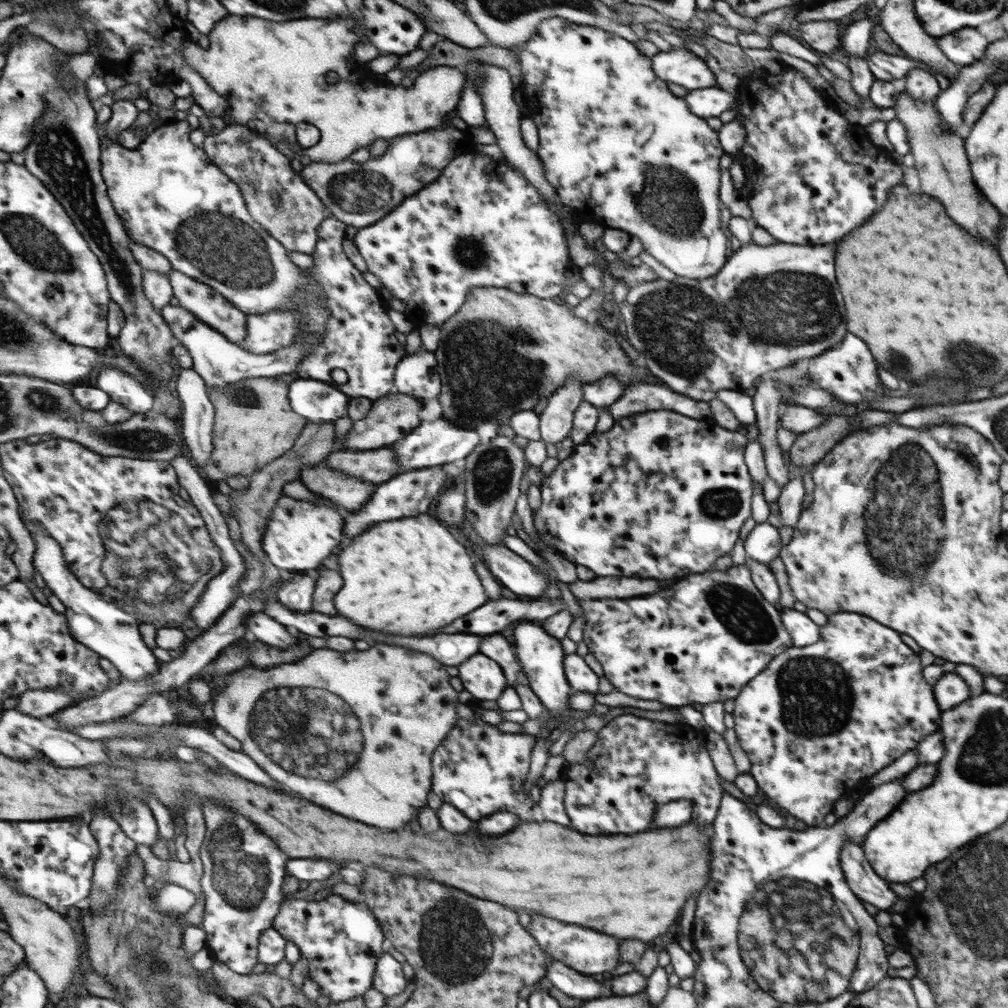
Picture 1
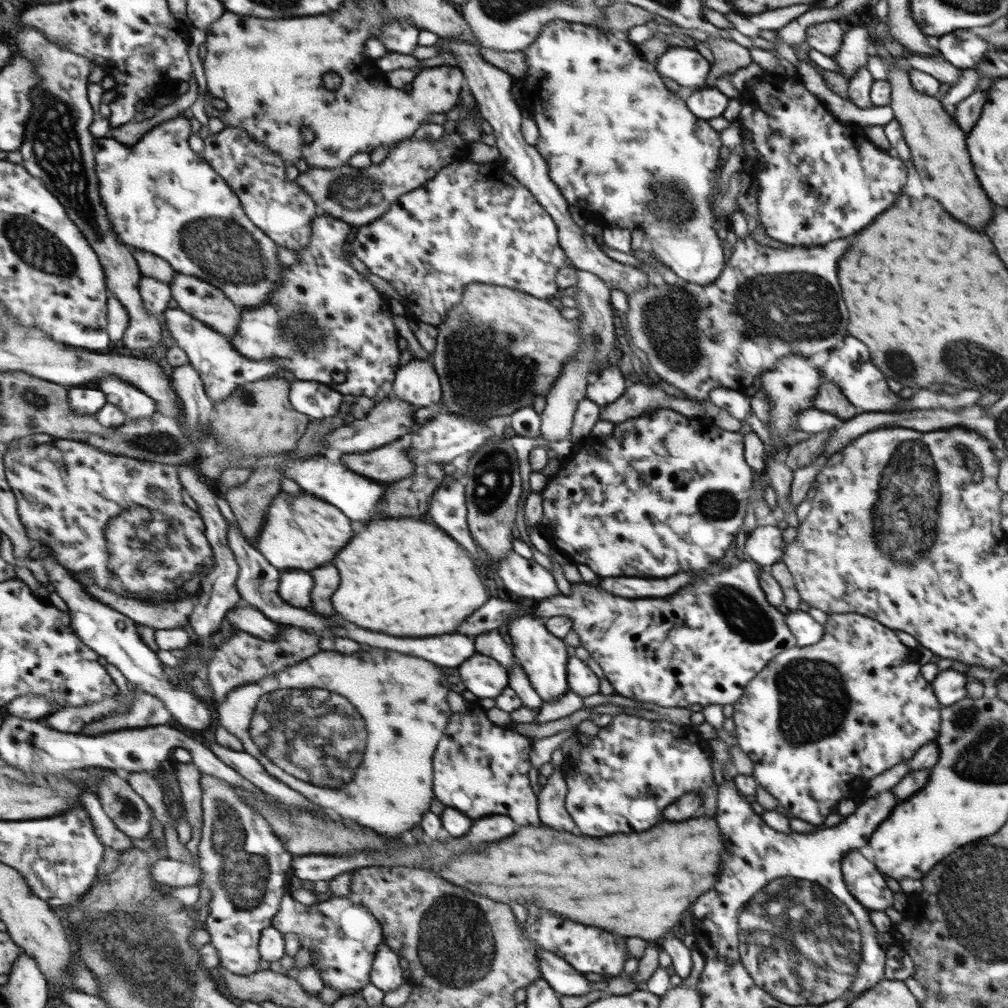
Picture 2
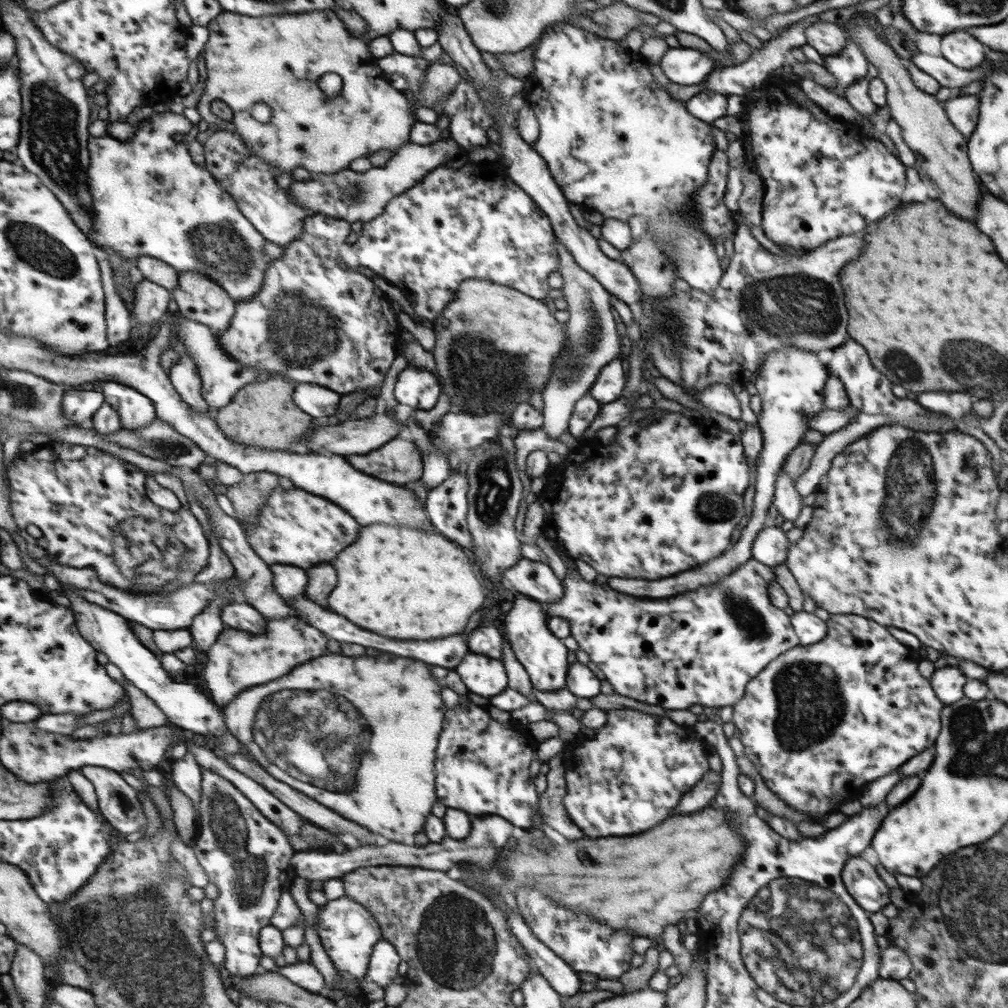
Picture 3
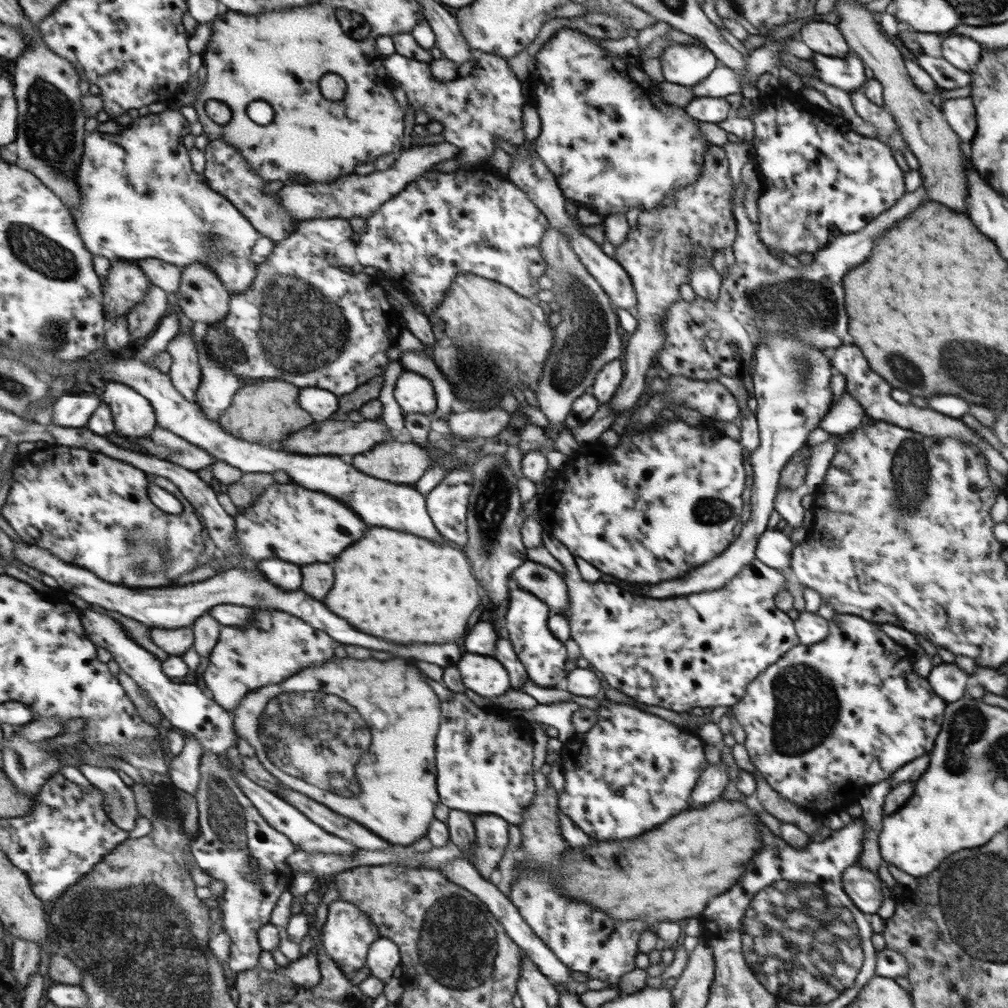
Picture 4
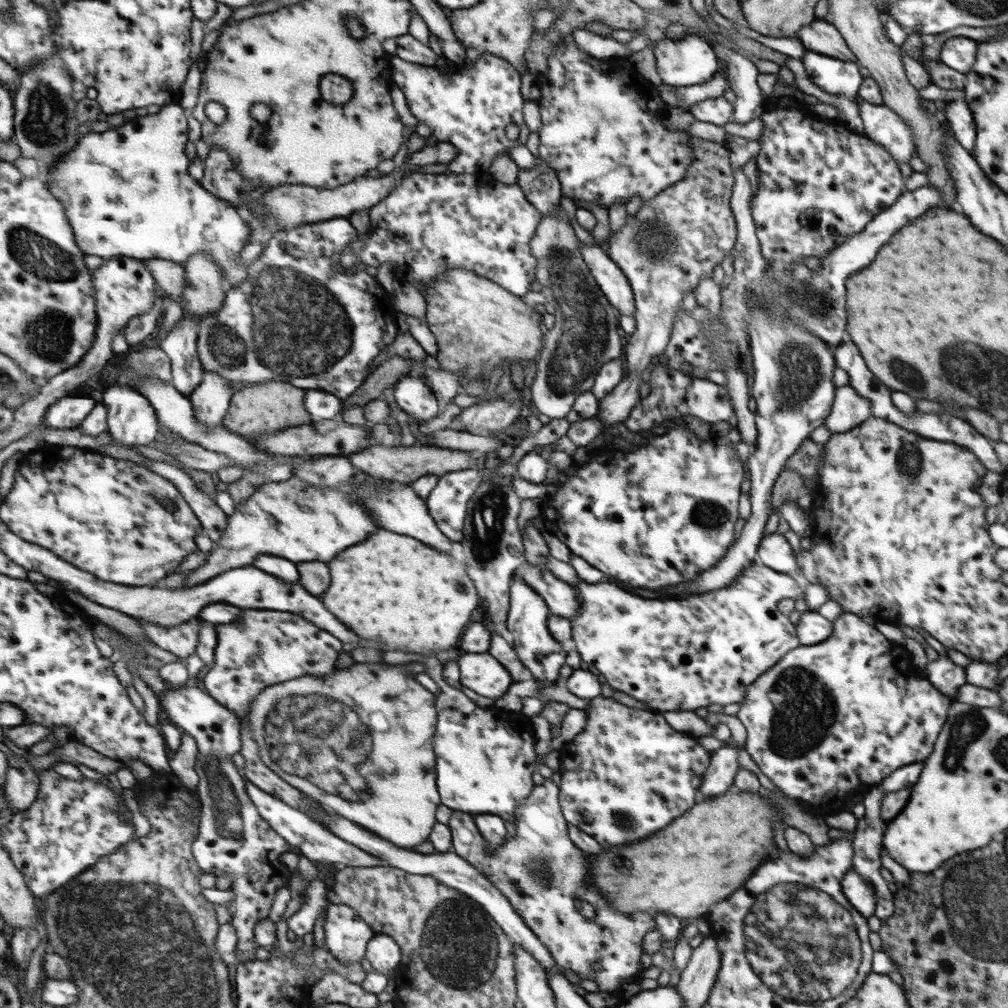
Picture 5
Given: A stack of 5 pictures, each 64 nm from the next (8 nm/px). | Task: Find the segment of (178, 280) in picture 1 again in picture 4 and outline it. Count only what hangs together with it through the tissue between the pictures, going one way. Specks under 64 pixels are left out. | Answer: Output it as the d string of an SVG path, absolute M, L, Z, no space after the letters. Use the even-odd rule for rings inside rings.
M205 263L185 267L176 306L188 322L220 323L230 313L232 294L219 275Z

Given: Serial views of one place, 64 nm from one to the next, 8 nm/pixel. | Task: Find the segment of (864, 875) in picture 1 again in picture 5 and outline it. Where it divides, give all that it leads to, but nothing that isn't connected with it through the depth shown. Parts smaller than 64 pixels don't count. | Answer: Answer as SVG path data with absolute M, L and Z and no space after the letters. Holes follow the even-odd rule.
M850 869L840 881L840 885L844 896L848 898L849 904L856 909L856 912L866 919L873 915L877 898L867 879L863 879L854 870Z

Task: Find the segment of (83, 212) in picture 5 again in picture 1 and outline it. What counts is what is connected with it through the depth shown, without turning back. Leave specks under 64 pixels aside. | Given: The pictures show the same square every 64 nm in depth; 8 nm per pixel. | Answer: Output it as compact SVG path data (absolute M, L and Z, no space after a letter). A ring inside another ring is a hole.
M178 116L156 127L135 149L124 148L119 142L107 140L103 136L101 172L107 183L109 196L132 241L154 248L171 261L175 270L212 286L223 293L239 310L248 315L268 315L277 311L295 311L298 314L300 330L293 347L282 349L267 357L248 352L241 345L230 342L223 333L211 328L180 304L168 304L163 308L164 319L168 321L180 345L189 348L195 362L194 370L205 379L208 388L222 390L246 379L287 378L291 372L298 372L301 362L307 355L313 354L315 348L325 340L332 312L328 310L328 304L324 304L320 295L317 295L322 288L316 284L316 280L312 280L306 270L293 264L287 253L288 248L285 248L260 221L253 218L240 185L220 169L203 146L192 141L191 135L189 122Z

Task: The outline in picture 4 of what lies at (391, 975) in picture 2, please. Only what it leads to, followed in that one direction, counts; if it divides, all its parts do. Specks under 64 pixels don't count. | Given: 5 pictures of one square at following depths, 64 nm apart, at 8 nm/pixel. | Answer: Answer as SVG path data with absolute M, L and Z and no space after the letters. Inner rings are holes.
M388 938L377 939L377 944L369 948L369 970L370 974L382 980L385 984L393 972L393 968L399 964L399 954L397 944Z

